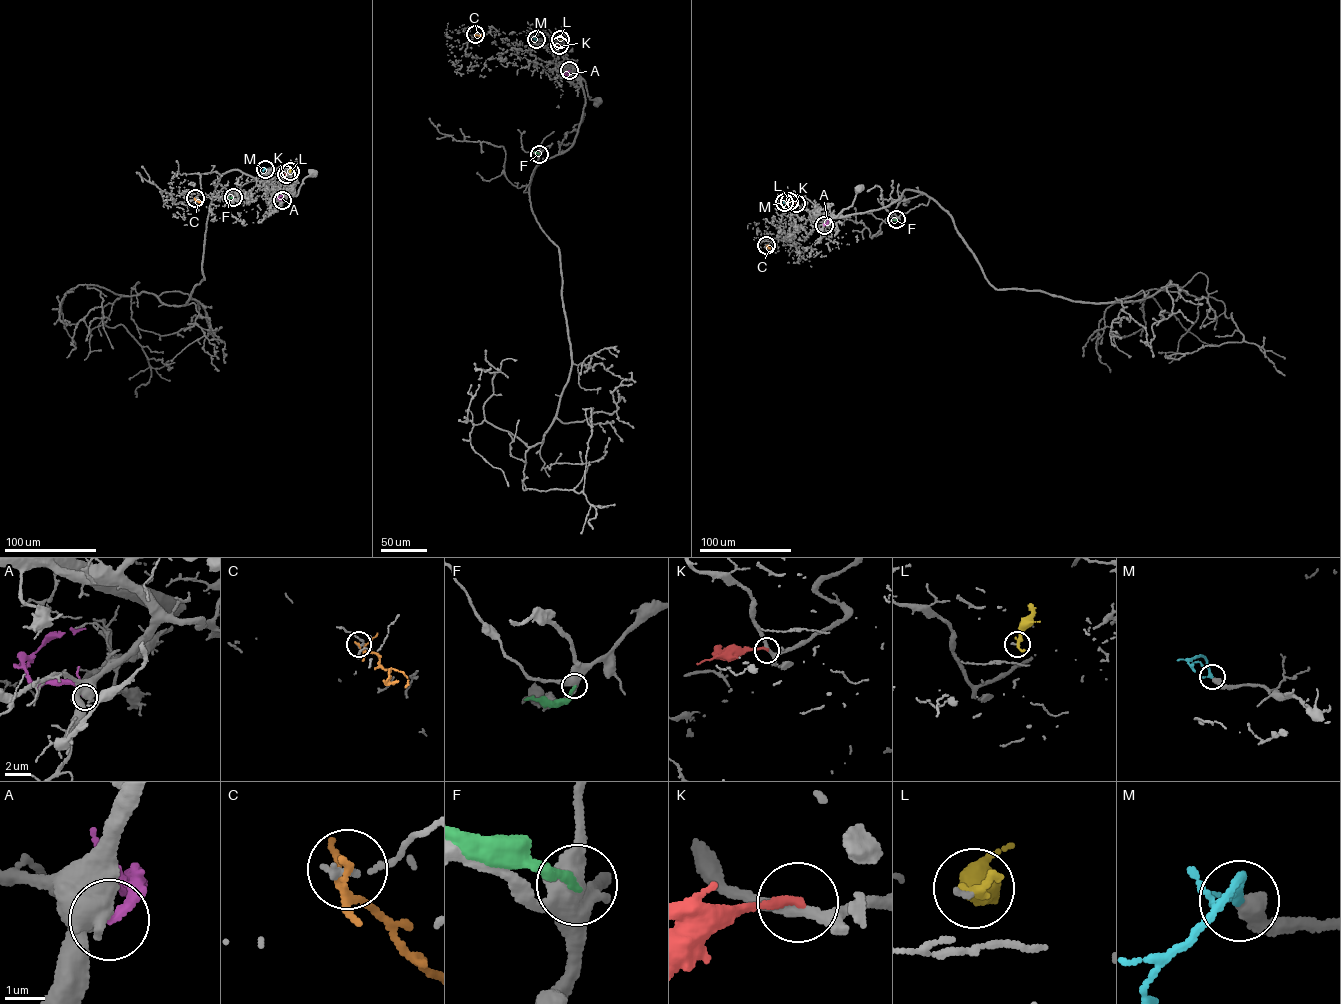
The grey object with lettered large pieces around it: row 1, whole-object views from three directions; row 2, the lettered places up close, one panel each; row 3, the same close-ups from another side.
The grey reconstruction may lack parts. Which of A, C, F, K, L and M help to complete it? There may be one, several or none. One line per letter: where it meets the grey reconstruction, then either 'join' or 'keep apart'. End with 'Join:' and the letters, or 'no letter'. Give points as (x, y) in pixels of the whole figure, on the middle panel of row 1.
A: meets grey at (569, 70); keep apart
C: meets grey at (475, 34); keep apart
F: meets grey at (539, 154); keep apart
K: meets grey at (559, 45); keep apart
L: meets grey at (560, 39); keep apart
M: meets grey at (536, 39); join
Join: M

